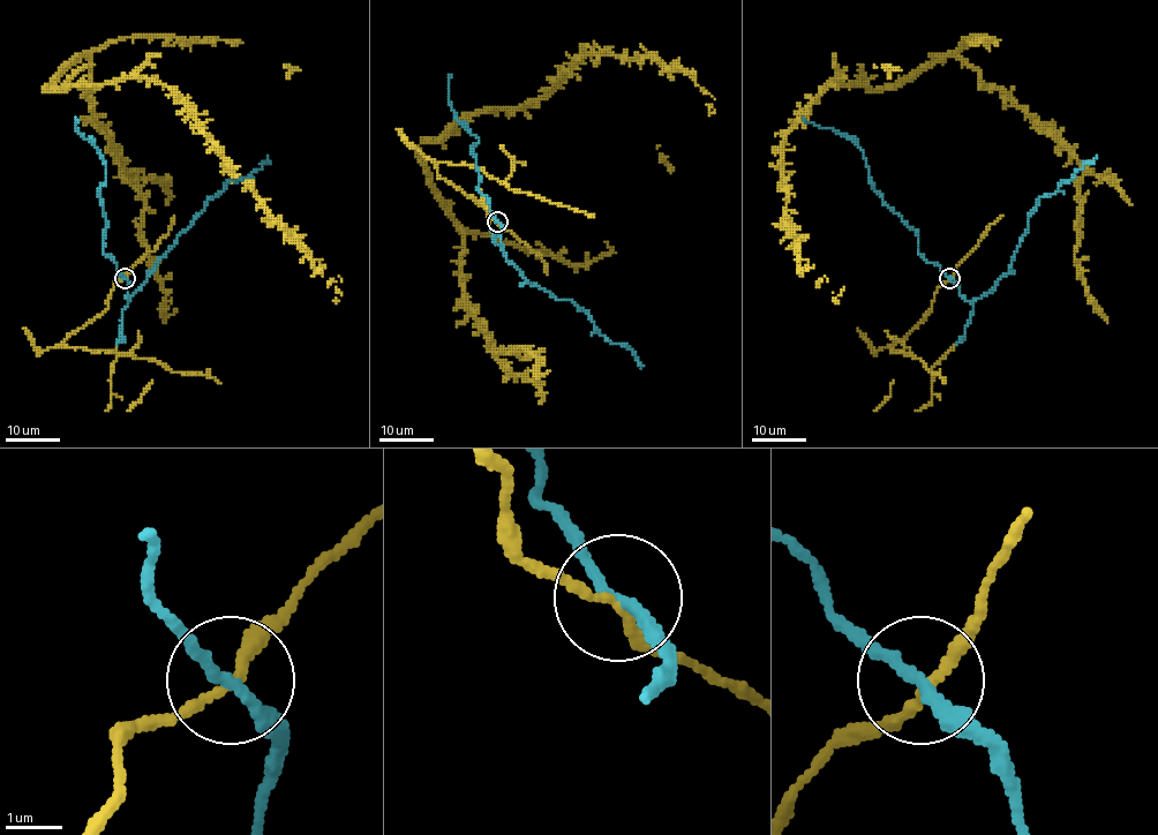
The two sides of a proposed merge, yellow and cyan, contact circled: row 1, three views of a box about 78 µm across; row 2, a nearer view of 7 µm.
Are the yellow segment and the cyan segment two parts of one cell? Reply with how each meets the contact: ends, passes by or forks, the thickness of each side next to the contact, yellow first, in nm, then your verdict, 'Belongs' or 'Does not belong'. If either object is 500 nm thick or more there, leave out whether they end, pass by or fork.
At the ring yellow passes by. At the ring cyan passes by. Thickness 180 nm (yellow) against 200 nm. Belongs

